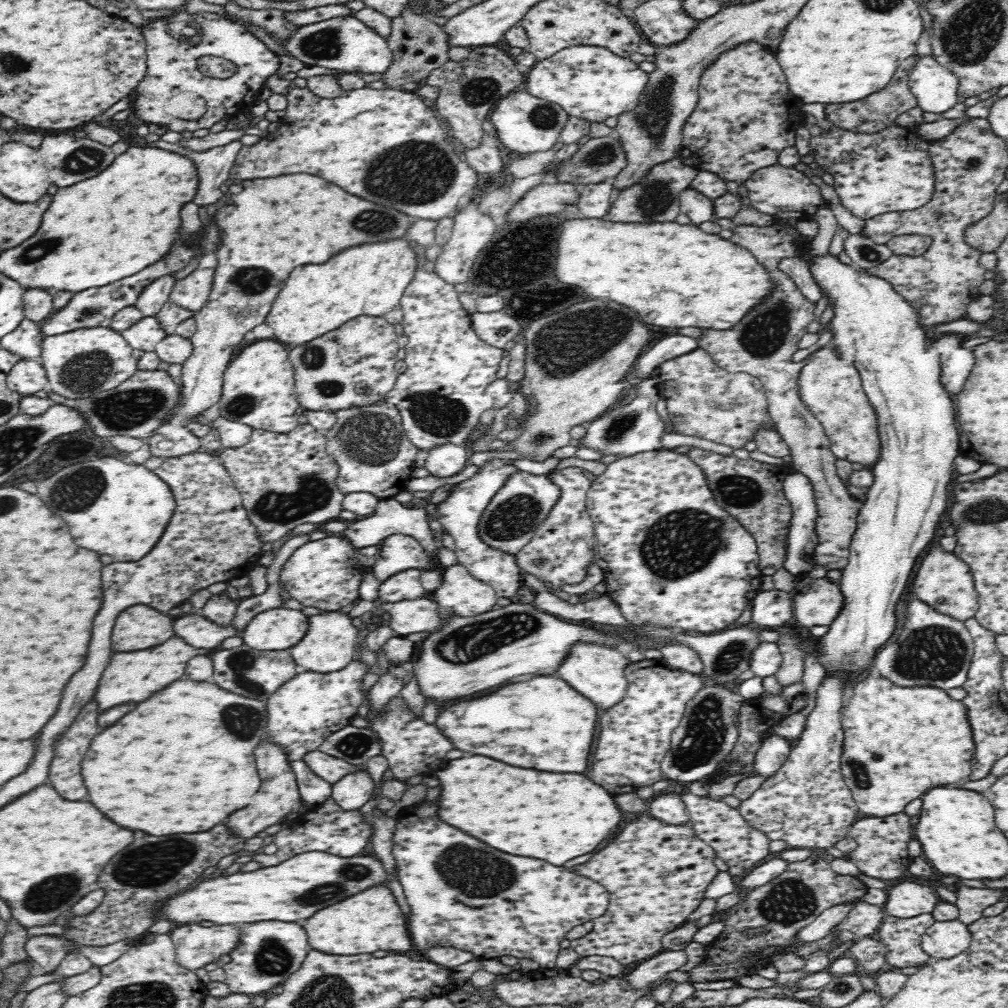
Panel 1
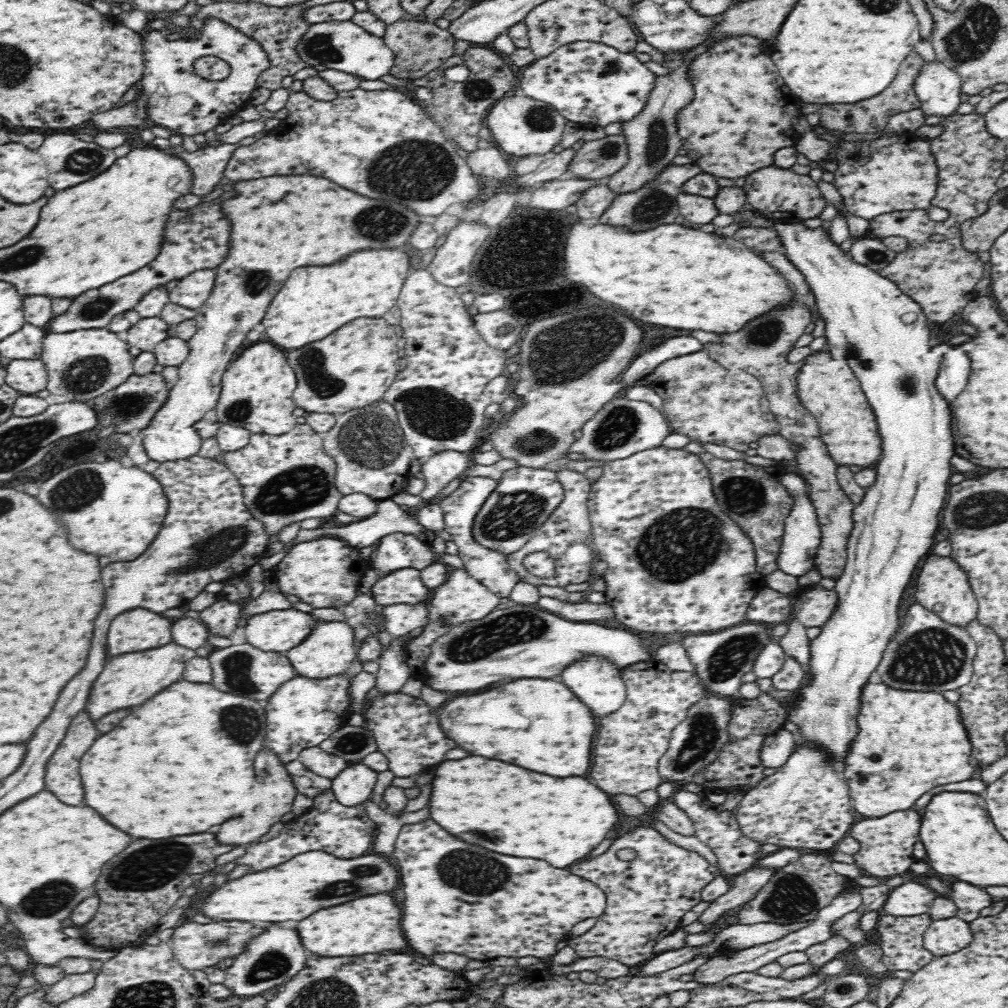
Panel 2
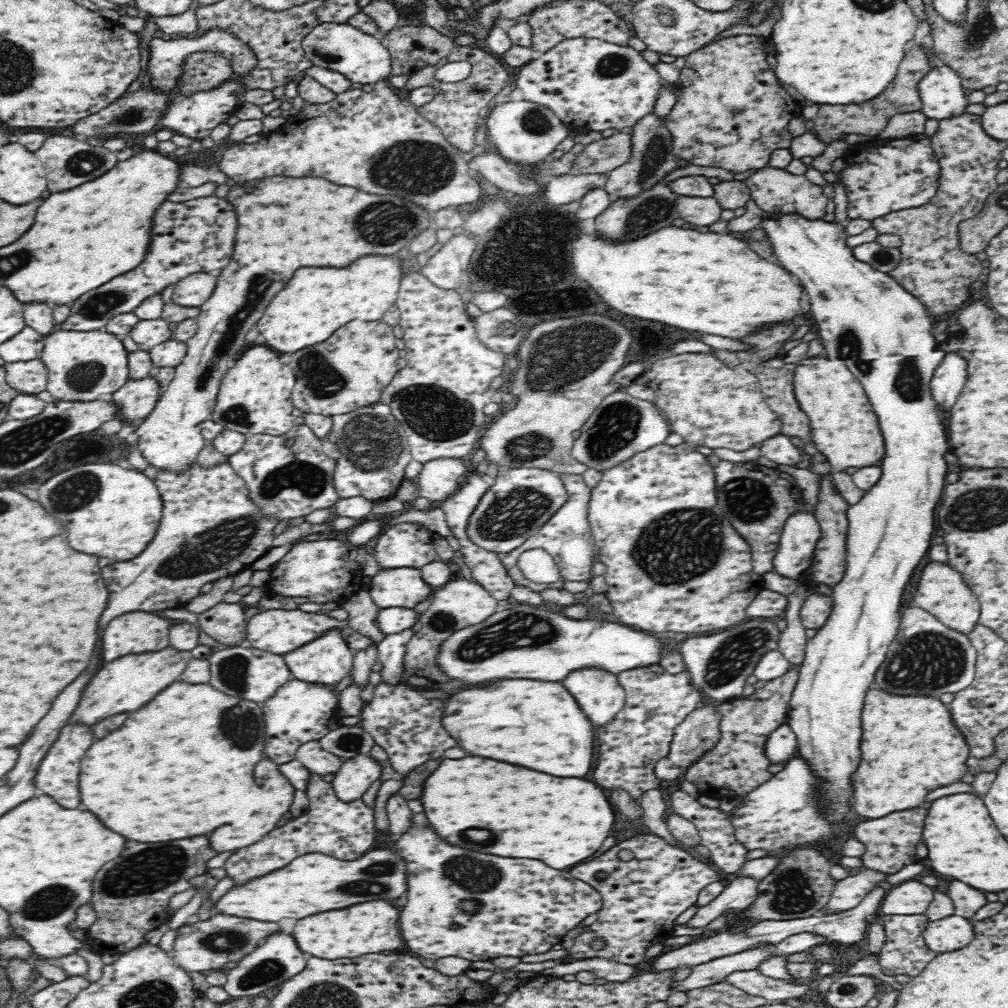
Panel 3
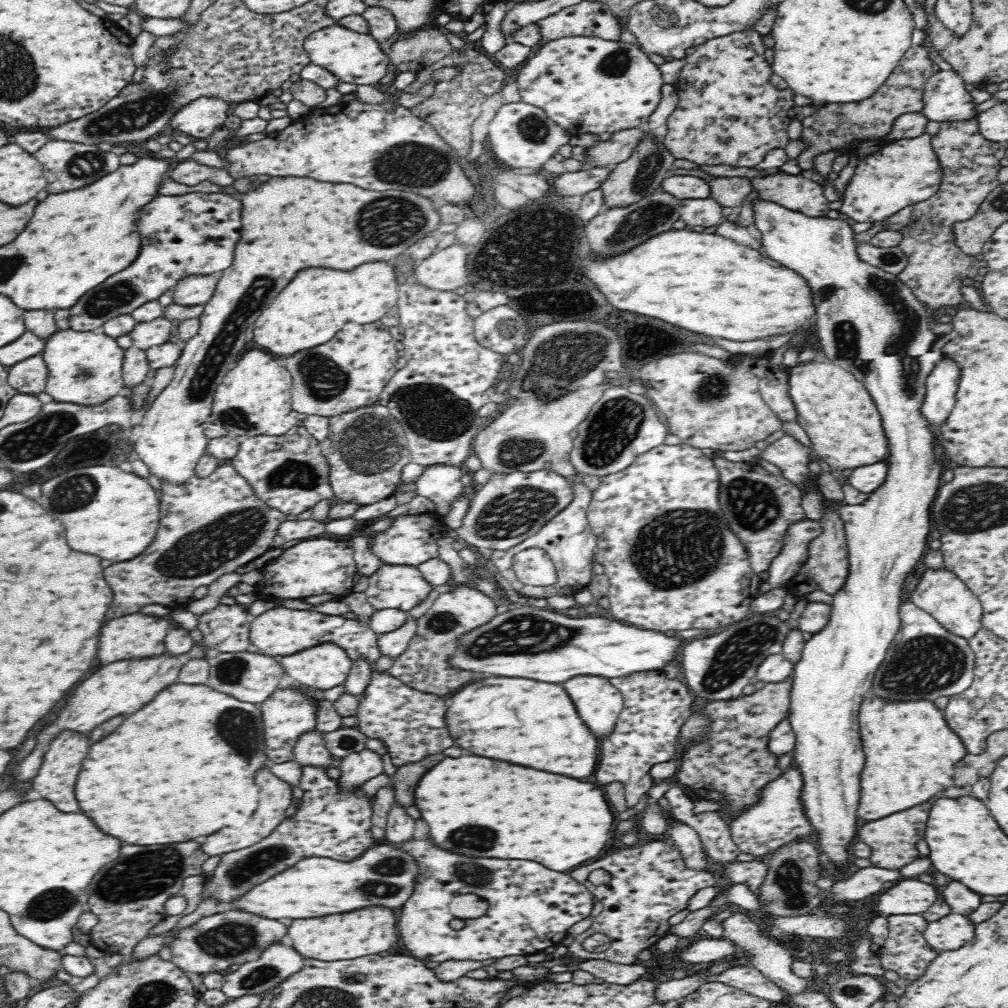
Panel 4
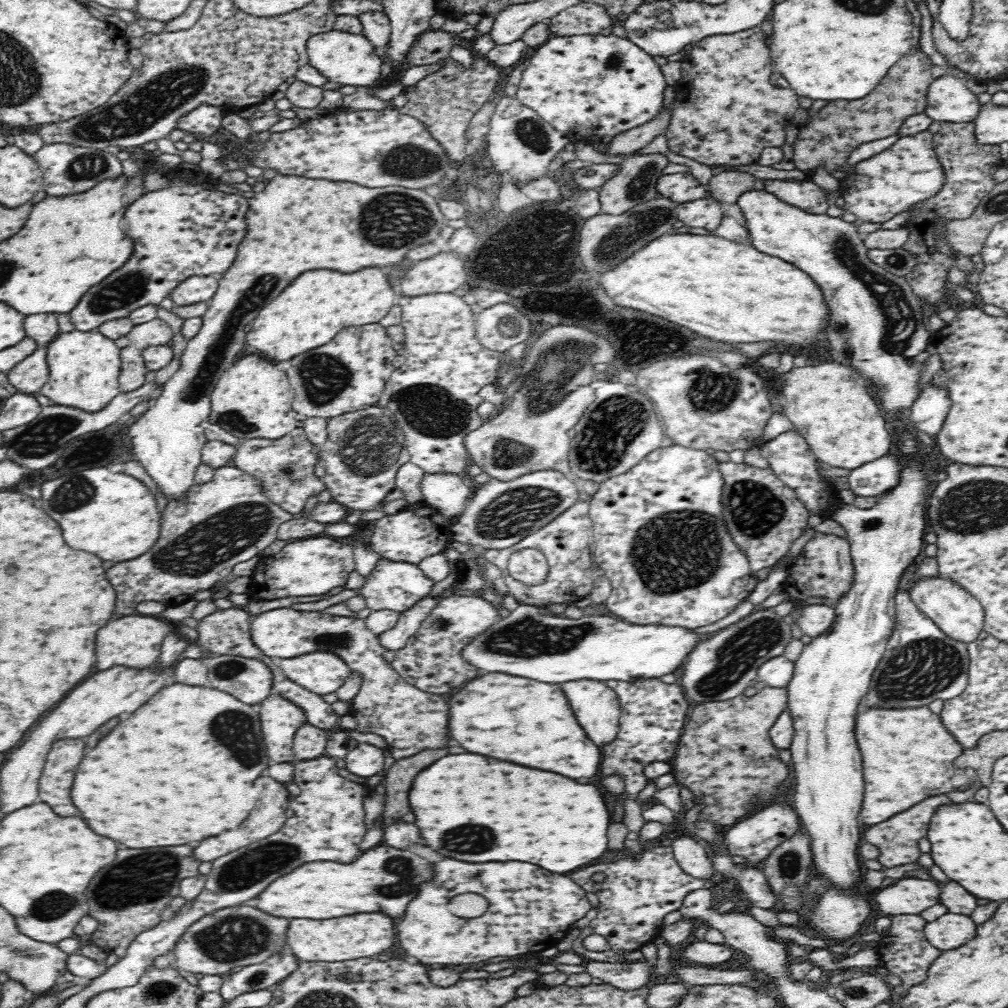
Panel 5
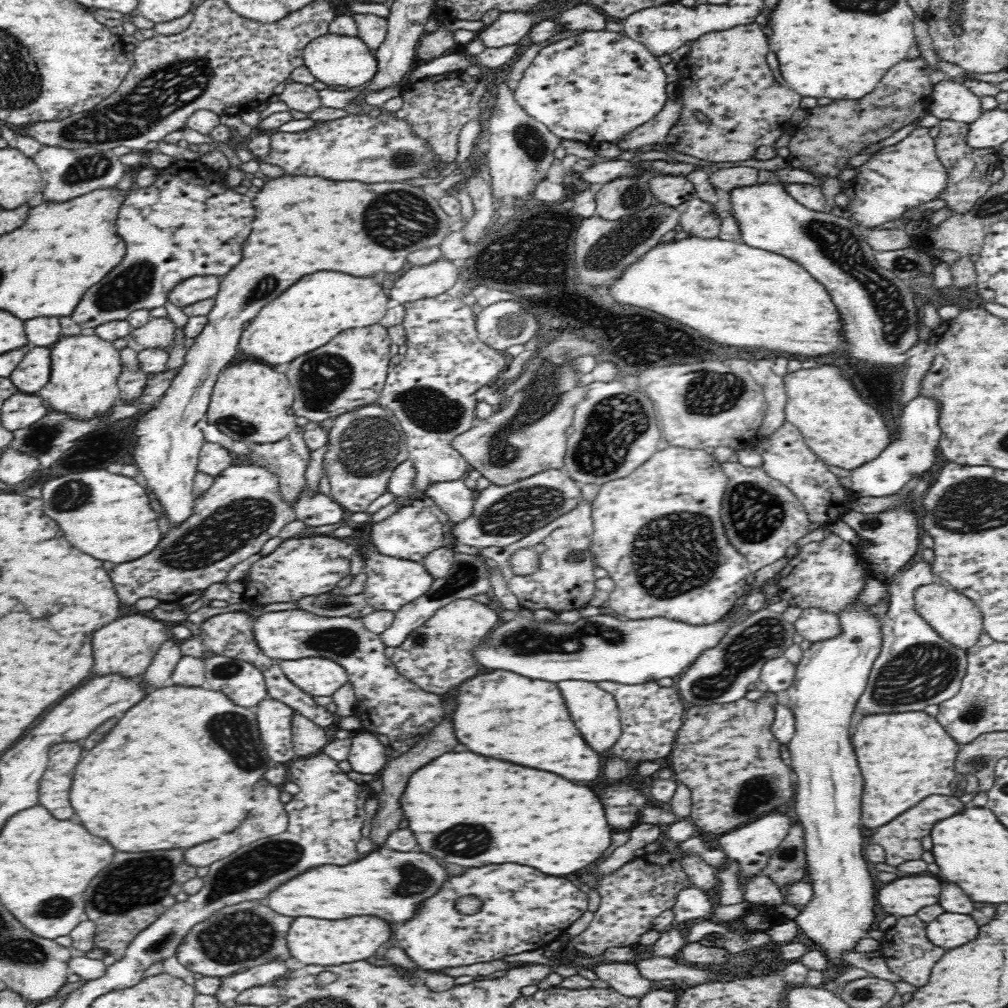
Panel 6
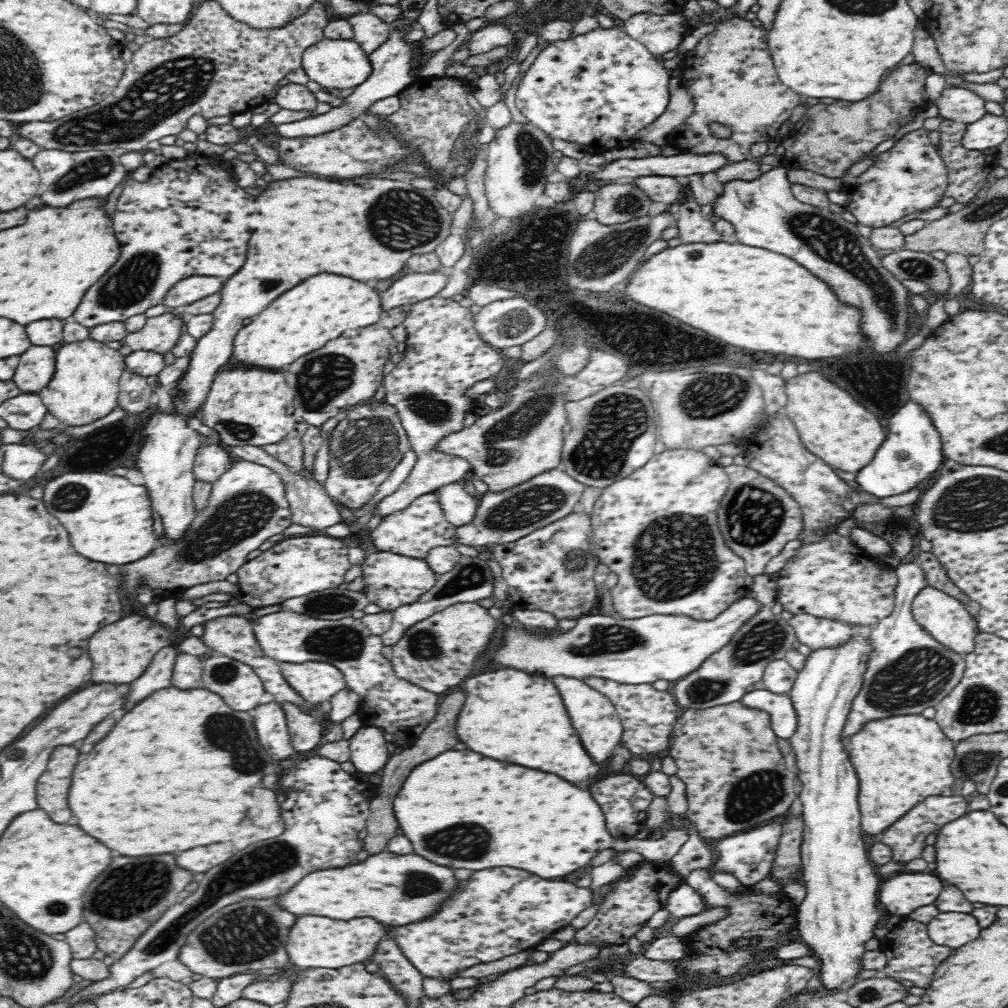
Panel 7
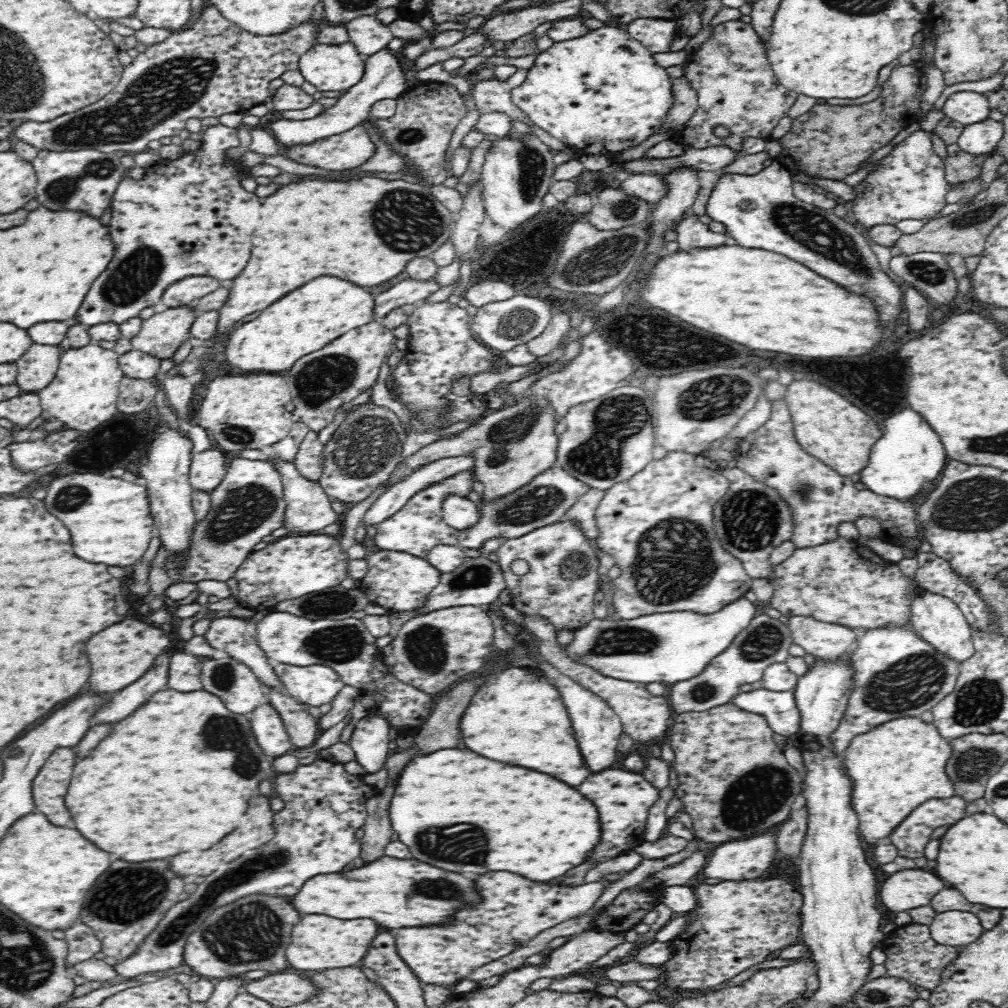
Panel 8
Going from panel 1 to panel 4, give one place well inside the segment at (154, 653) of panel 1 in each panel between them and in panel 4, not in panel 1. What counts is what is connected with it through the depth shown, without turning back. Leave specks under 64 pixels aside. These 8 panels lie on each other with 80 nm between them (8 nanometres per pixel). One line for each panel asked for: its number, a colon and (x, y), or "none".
2: (128, 680)
3: (126, 684)
4: (122, 687)

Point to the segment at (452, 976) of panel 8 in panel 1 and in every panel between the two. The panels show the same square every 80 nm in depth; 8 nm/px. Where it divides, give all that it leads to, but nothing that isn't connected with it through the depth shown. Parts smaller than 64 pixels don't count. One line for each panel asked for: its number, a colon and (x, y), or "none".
1: (502, 905)
2: (462, 898)
3: (524, 907)
4: (530, 907)
5: (529, 908)
6: (523, 910)
7: (497, 912)

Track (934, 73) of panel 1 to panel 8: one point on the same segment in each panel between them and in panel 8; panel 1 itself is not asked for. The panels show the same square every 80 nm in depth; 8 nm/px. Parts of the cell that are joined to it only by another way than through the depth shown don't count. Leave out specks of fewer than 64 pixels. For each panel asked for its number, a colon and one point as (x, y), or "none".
2: (938, 88)
3: (942, 94)
4: (945, 98)
5: (948, 99)
6: (951, 100)
7: (955, 103)
8: (967, 107)

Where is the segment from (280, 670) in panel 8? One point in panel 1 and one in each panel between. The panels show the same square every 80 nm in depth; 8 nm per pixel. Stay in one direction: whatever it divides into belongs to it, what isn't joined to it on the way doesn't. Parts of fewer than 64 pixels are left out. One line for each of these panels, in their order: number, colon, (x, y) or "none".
1: (329, 644)
2: (329, 649)
3: (328, 659)
4: (326, 665)
5: (322, 671)
6: (317, 676)
7: (316, 681)

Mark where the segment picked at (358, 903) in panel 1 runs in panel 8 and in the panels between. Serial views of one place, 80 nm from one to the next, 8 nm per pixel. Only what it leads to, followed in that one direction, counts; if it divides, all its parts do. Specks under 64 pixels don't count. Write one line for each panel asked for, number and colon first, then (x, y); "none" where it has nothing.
2: (372, 924)
3: (371, 927)
4: (337, 937)
5: (339, 939)
6: (312, 941)
7: (314, 942)
8: (319, 942)

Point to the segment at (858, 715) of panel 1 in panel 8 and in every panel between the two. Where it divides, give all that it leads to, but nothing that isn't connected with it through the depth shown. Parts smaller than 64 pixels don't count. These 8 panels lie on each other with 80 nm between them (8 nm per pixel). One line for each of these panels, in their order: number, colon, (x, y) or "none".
2: (907, 742)
3: (899, 763)
4: (911, 753)
5: (907, 753)
6: (904, 756)
7: (900, 760)
8: (896, 766)

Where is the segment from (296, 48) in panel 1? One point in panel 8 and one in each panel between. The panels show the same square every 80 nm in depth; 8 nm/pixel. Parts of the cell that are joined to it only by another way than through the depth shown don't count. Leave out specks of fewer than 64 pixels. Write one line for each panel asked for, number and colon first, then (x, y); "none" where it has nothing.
2: (344, 46)
3: (360, 57)
4: (352, 57)
5: (343, 57)
6: (341, 61)
7: (338, 64)
8: (331, 68)

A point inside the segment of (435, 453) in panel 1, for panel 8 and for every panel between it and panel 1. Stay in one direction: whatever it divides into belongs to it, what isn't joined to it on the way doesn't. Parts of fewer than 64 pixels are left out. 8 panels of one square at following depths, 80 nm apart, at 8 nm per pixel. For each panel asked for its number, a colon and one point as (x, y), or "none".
2: (438, 470)
3: (438, 479)
4: (442, 483)
5: (449, 493)
6: (454, 497)
7: (459, 507)
8: (460, 512)

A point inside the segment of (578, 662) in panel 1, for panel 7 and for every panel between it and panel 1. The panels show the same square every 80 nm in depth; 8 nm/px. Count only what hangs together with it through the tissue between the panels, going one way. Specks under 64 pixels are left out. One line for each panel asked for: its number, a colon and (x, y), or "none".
2: (597, 681)
3: (598, 692)
4: (599, 702)
5: (597, 707)
6: (595, 711)
7: (594, 716)

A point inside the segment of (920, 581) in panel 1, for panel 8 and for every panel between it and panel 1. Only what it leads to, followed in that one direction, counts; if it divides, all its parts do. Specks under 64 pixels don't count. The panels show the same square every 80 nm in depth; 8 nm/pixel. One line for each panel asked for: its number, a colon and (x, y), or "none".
2: (943, 587)
3: (943, 592)
4: (941, 593)
5: (958, 614)
6: (958, 619)
7: (947, 619)
8: (939, 621)

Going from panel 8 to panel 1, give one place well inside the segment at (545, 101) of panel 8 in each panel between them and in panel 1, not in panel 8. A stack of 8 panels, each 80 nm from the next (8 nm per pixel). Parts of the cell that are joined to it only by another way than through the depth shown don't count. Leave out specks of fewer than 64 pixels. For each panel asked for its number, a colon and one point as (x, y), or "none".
1: (590, 82)
2: (591, 83)
3: (590, 84)
4: (585, 84)
5: (587, 86)
6: (595, 86)
7: (598, 89)

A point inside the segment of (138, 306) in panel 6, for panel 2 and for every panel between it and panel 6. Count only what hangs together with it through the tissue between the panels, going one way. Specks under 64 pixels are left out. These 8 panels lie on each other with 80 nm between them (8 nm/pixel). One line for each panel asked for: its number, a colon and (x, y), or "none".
2: (199, 242)
3: (196, 236)
4: (197, 233)
5: (182, 231)

